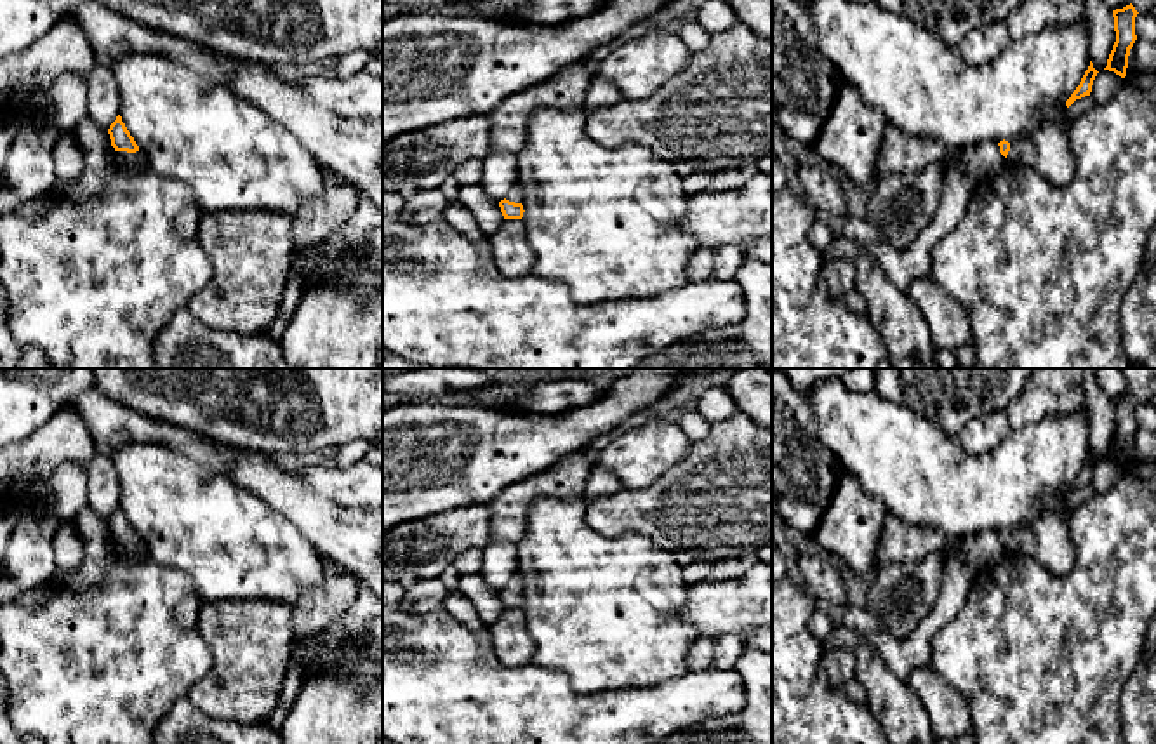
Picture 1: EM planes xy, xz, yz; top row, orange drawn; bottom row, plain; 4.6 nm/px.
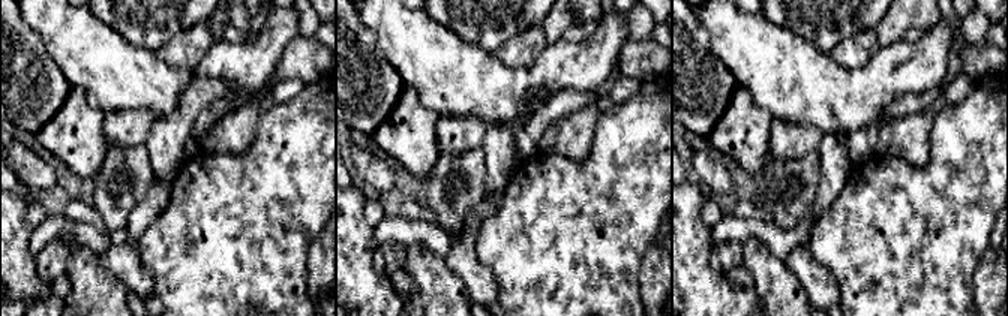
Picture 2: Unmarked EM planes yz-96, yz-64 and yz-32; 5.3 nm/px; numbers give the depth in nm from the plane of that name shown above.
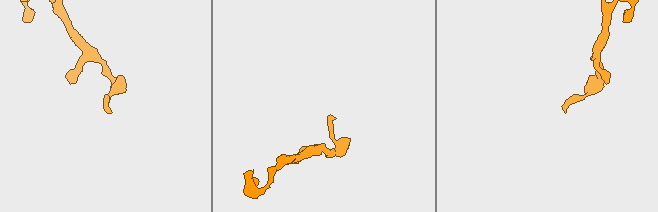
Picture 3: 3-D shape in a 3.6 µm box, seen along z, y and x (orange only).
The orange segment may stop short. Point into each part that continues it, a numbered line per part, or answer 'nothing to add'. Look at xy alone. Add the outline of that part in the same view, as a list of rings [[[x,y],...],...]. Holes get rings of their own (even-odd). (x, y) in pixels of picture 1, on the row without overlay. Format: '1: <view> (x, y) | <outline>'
1: xy (136, 550) | [[[116,541],[116,553],[132,560],[149,560],[146,546],[141,541]]]

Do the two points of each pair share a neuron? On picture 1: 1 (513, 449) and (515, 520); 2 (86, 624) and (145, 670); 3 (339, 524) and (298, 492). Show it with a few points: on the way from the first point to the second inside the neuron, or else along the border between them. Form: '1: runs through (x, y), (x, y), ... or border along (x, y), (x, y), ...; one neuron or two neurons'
1: border along (551, 466), (510, 484), (487, 503); two neurons
2: runs through (99, 638), (105, 644), (117, 644), (131, 657); one neuron
3: runs through (329, 524), (308, 503); one neuron

